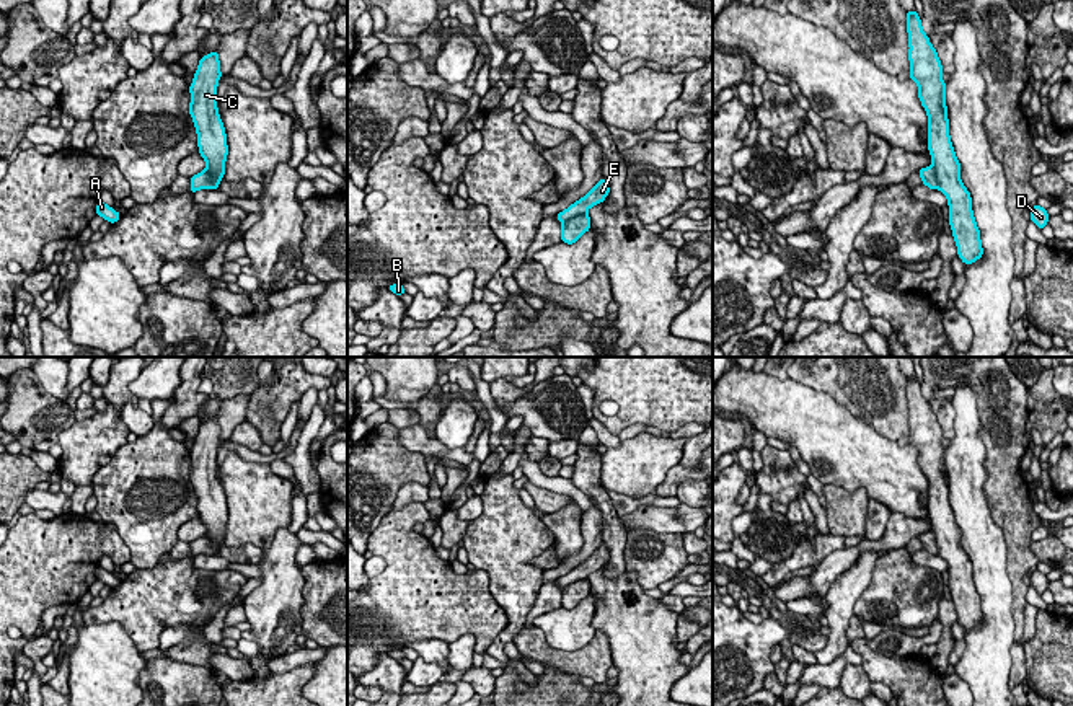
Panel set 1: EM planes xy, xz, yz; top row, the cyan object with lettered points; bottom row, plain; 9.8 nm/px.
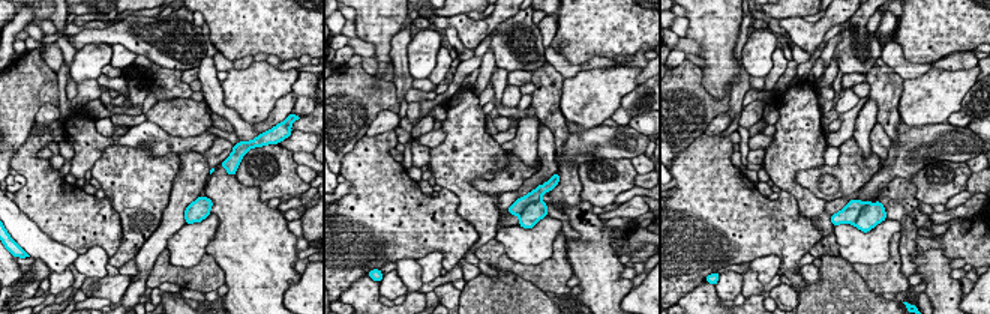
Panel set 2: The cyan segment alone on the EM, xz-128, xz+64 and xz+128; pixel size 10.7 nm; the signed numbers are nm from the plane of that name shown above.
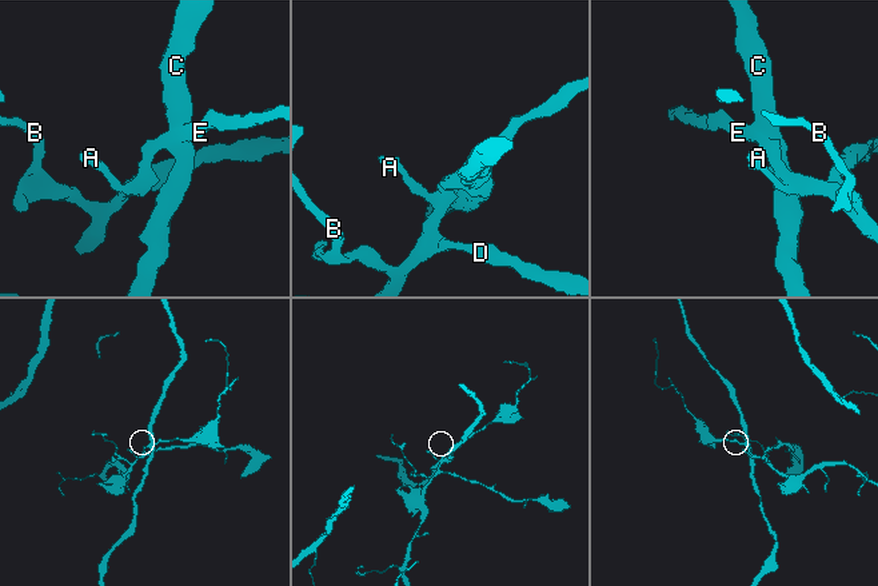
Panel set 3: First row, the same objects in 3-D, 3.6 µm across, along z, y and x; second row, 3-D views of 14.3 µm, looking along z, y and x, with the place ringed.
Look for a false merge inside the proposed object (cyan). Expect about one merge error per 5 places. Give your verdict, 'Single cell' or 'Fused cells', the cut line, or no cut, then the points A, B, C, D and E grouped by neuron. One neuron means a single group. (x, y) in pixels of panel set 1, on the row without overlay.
Fused cells. Split along xz (586, 578), (569, 582), (563, 589). Groups: A B D E / C

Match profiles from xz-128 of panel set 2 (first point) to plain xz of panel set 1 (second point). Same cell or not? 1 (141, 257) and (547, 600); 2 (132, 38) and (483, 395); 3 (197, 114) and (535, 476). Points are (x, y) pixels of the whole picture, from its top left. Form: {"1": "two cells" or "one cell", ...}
{"1": "one cell", "2": "two cells", "3": "two cells"}

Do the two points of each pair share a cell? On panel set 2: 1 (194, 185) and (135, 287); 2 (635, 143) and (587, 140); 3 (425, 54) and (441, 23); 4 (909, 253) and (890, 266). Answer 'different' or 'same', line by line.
1: same
2: same
3: different
4: different

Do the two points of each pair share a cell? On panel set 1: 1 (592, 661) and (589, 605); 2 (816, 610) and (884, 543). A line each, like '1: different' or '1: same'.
1: different
2: different

